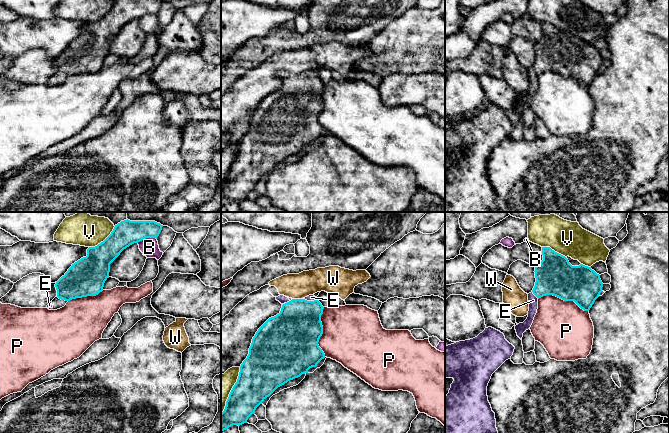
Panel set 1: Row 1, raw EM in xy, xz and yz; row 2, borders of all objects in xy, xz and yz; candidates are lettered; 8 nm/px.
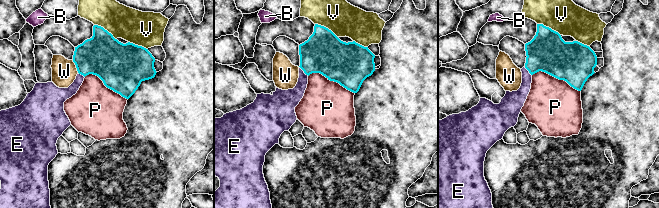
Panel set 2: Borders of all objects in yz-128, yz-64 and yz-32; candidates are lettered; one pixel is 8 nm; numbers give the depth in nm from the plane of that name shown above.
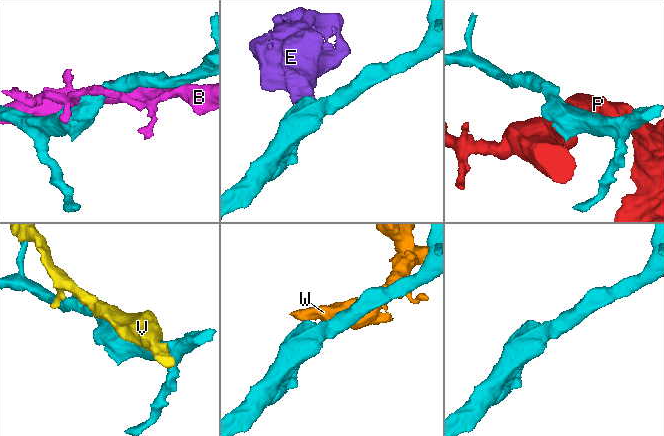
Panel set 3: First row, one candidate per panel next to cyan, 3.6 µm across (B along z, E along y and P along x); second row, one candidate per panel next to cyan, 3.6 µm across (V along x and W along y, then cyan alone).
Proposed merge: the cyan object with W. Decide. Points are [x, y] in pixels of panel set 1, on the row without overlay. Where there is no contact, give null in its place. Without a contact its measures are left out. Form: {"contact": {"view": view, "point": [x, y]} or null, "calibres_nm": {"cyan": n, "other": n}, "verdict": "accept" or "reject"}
{"contact": {"view": "xz", "point": [297, 75]}, "calibres_nm": {"cyan": 400, "other": 200}, "verdict": "reject"}

